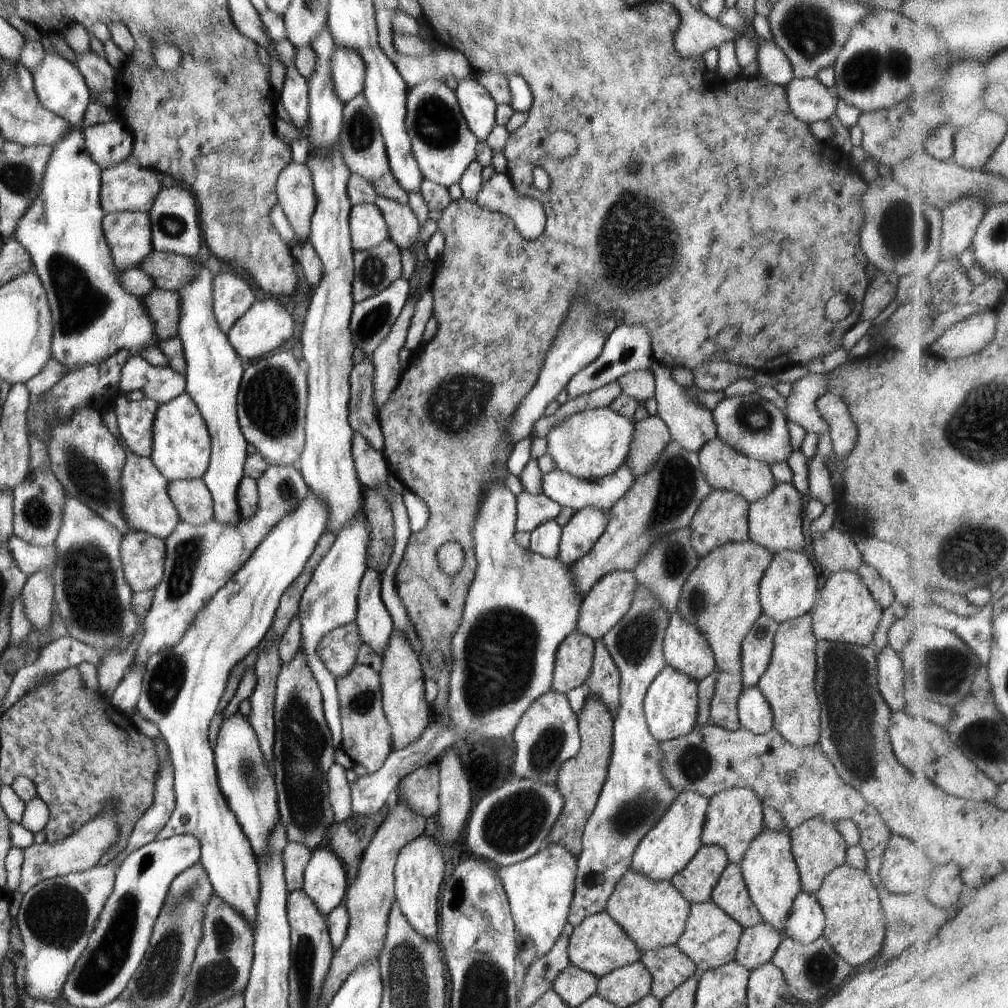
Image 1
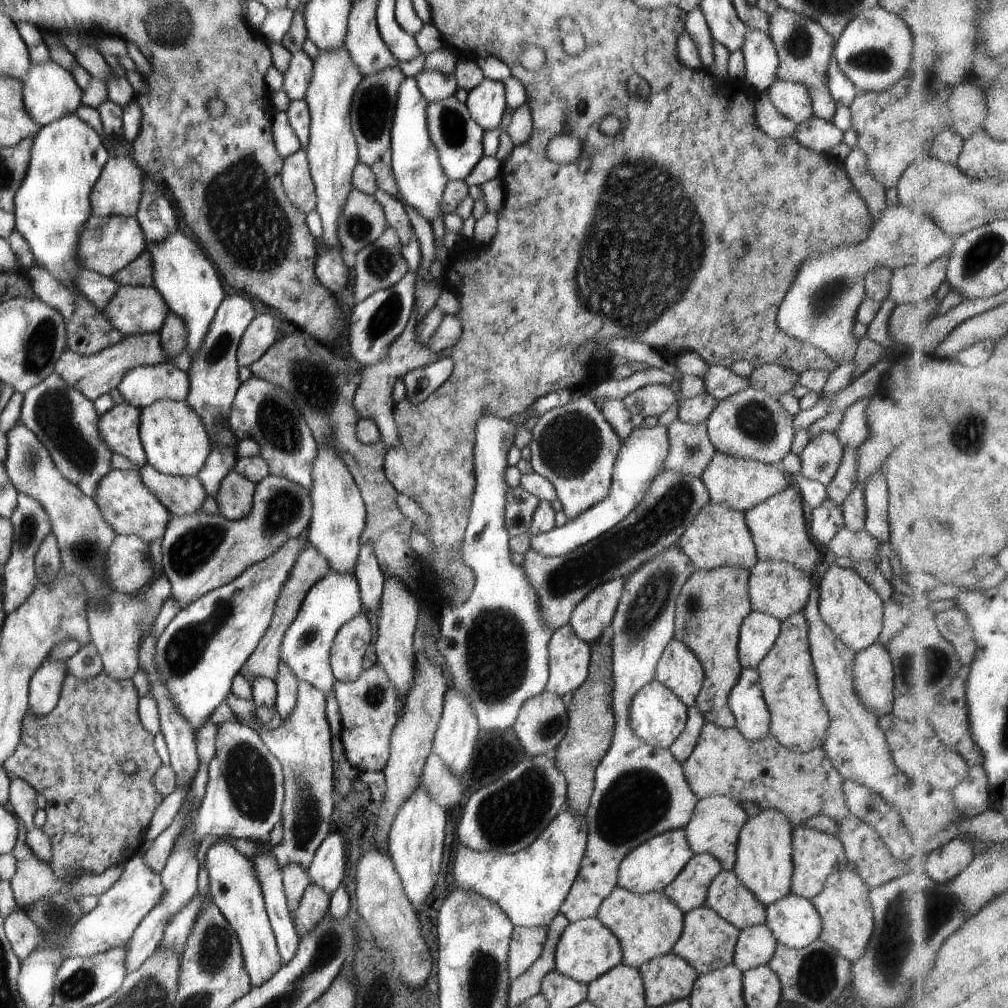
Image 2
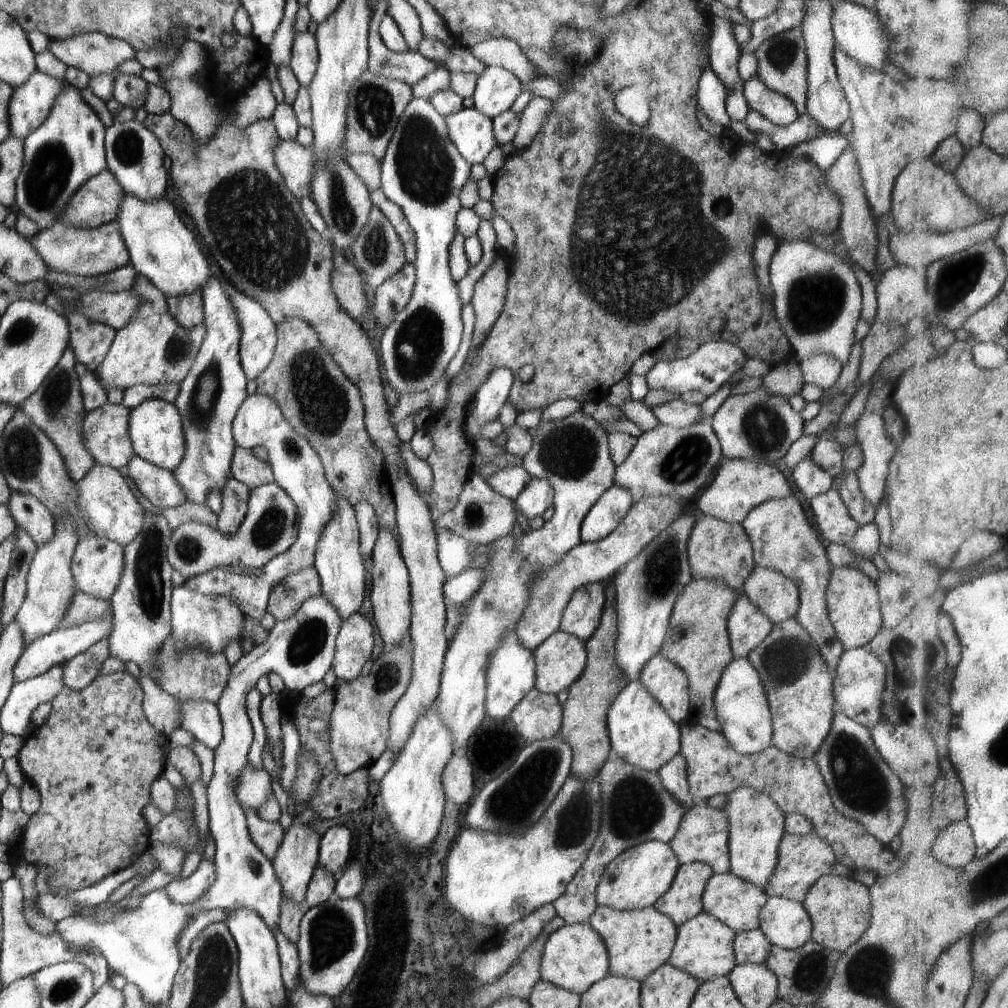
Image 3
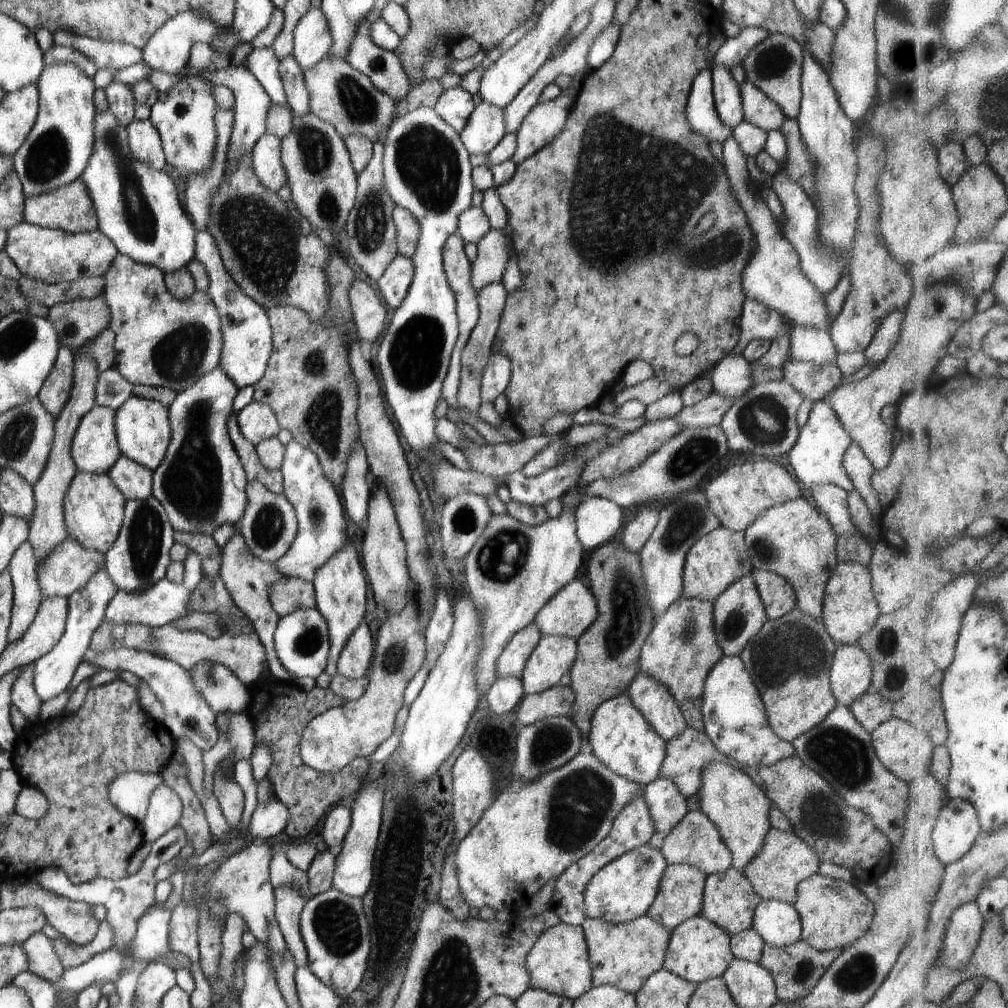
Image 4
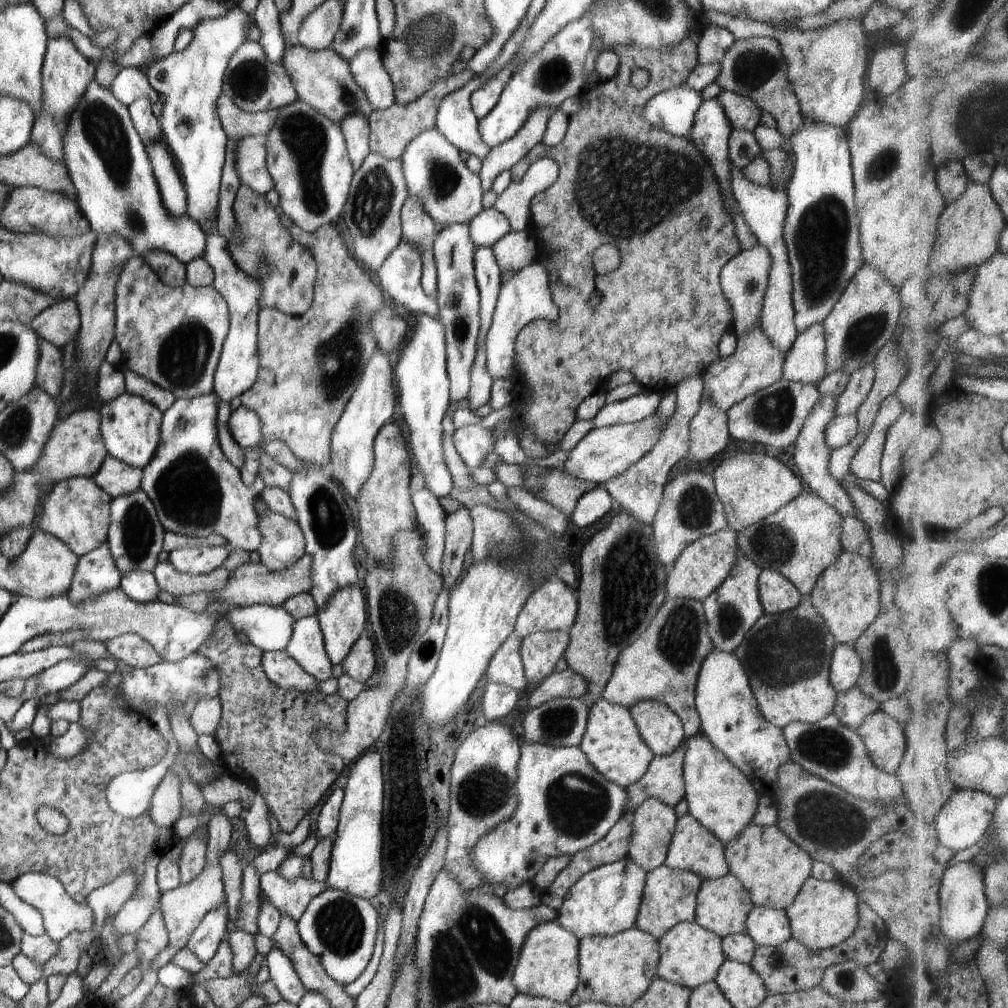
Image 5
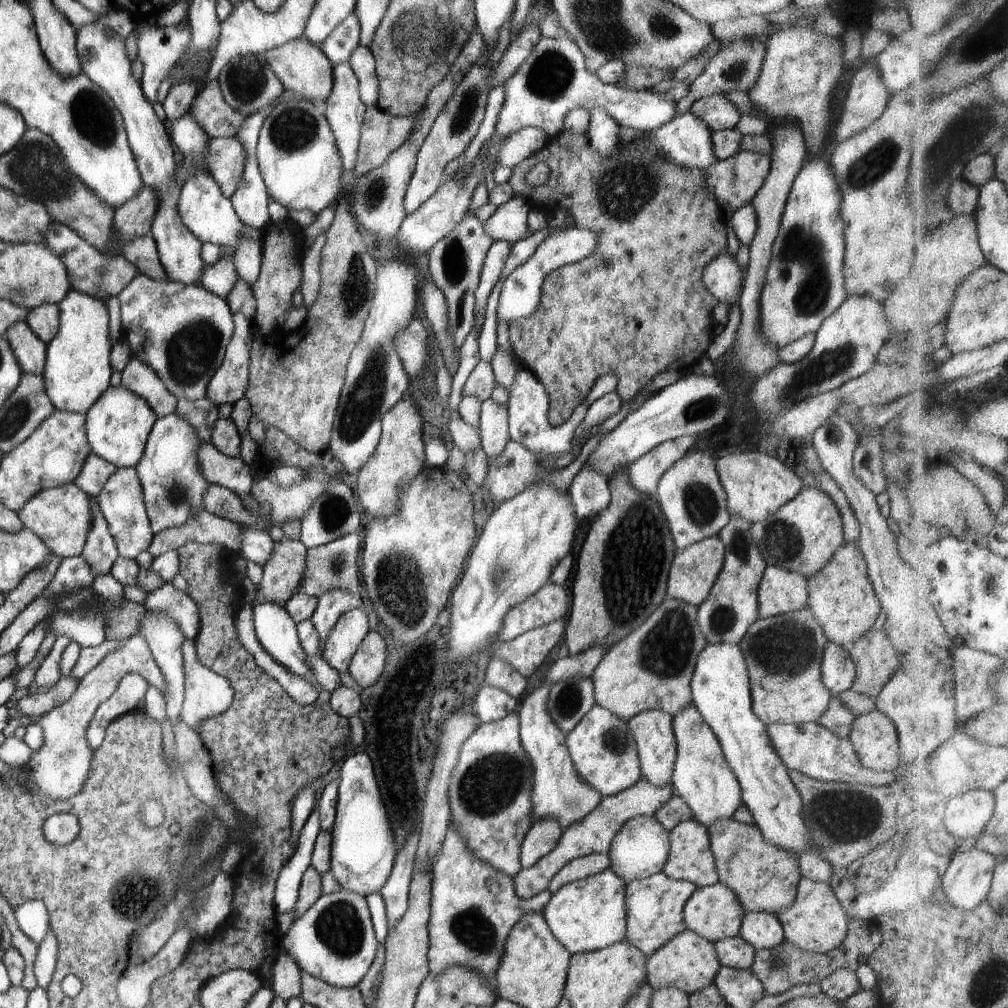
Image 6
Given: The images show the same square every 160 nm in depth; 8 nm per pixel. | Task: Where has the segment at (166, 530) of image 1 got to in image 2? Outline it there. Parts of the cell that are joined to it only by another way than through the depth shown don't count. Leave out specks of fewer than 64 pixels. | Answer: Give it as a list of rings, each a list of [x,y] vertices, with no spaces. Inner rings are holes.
[[[110,470],[96,488],[95,504],[99,506],[104,520],[118,535],[133,535],[144,542],[161,540],[172,516],[164,504],[144,486],[140,478],[140,470]]]

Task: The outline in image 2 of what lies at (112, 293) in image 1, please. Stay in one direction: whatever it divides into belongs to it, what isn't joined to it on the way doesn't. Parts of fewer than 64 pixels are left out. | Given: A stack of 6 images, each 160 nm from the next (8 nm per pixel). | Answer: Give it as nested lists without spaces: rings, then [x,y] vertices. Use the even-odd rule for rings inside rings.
[[[68,114],[48,125],[42,126],[42,130],[33,137],[34,146],[30,154],[30,164],[24,182],[20,184],[20,190],[15,196],[16,228],[14,231],[20,232],[24,240],[30,246],[34,264],[44,268],[48,274],[52,274],[62,286],[66,286],[74,294],[82,294],[76,288],[74,276],[84,268],[78,258],[78,240],[84,222],[90,218],[90,196],[92,188],[98,178],[102,175],[102,170],[111,158],[106,150],[103,140],[76,114]]]

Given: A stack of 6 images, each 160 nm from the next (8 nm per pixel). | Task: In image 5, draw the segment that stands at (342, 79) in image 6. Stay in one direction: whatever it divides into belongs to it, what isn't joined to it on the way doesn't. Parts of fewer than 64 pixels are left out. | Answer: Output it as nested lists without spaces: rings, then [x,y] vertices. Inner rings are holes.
[[[348,114],[346,120],[339,124],[340,131],[346,142],[348,159],[354,171],[358,170],[369,156],[369,120],[362,114]]]

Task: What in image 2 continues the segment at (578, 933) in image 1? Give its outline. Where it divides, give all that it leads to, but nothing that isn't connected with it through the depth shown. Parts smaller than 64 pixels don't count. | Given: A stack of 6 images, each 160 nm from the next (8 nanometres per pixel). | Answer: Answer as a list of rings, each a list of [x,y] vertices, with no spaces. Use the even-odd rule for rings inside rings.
[[[595,917],[570,923],[564,930],[560,942],[558,942],[555,956],[555,971],[576,980],[576,982],[584,982],[584,984],[590,985],[600,976],[621,965],[622,948],[620,948],[620,942],[616,938],[616,934],[613,934],[608,926],[604,926]]]

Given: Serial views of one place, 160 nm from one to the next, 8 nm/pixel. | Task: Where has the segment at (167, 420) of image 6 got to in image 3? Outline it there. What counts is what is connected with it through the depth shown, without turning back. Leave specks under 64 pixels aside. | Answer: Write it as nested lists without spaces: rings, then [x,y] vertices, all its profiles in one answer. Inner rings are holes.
[[[216,278],[210,279],[203,286],[201,290],[203,323],[206,325],[207,335],[188,376],[180,386],[178,398],[173,402],[182,417],[185,445],[183,459],[171,471],[185,494],[185,502],[198,504],[198,506],[207,506],[208,493],[214,489],[224,490],[228,479],[232,477],[233,452],[237,446],[233,437],[232,423],[240,405],[247,397],[246,384],[248,384],[248,380],[239,361],[241,326],[231,304],[230,296],[231,293]]]

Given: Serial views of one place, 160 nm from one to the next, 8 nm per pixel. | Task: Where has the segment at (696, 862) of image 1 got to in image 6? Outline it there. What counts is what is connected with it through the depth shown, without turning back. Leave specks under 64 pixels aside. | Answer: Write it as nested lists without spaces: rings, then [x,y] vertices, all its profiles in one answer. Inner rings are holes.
[[[662,871],[625,886],[625,938],[646,957],[687,929],[683,908],[697,886],[692,881],[670,878]]]

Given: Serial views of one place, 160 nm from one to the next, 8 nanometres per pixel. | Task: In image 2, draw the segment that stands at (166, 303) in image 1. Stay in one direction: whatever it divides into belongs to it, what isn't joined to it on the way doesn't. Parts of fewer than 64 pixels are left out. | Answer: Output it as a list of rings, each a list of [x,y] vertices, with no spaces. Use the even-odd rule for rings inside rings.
[[[121,286],[103,314],[126,337],[160,332],[170,312],[166,300],[153,287]]]

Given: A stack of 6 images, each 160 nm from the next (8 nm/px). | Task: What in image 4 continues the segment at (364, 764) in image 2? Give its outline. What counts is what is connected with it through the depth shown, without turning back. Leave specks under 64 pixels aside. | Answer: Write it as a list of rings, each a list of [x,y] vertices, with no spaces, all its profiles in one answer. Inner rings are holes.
[[[410,588],[405,605],[399,611],[386,611],[383,617],[365,693],[355,701],[347,700],[313,718],[301,734],[301,757],[314,770],[335,773],[358,757],[368,758],[392,734],[405,688],[421,669],[427,650],[417,592]]]

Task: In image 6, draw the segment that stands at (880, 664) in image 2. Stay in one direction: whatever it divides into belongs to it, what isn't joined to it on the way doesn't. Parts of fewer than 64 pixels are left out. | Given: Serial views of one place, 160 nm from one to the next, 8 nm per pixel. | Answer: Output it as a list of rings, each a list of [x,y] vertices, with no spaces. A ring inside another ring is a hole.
[[[828,642],[821,654],[821,679],[824,686],[838,696],[851,688],[855,678],[856,669],[849,658],[848,648]]]

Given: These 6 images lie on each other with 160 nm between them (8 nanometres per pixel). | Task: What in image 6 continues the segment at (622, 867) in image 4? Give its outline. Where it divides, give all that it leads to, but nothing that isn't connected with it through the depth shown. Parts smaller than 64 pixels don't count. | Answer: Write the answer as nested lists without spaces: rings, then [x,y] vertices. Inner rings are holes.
[[[610,868],[593,877],[564,885],[551,896],[542,914],[548,928],[571,956],[599,951],[625,938],[626,885]]]

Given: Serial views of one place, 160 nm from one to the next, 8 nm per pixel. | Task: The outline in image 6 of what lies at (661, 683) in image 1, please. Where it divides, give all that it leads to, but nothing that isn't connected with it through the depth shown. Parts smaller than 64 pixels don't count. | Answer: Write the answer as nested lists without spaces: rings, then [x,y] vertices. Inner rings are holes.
[[[594,705],[586,716],[565,736],[576,776],[602,798],[615,795],[641,780],[640,761],[628,723],[609,710]]]

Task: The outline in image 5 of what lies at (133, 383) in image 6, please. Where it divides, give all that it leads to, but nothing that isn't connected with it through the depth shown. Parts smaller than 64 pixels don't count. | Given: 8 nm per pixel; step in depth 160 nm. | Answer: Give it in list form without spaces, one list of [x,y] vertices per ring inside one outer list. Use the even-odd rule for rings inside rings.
[[[123,372],[123,374],[127,393],[154,404],[160,411],[168,410],[176,401],[176,397],[172,392],[159,388],[152,382],[148,382],[148,380],[134,374],[134,372]]]

